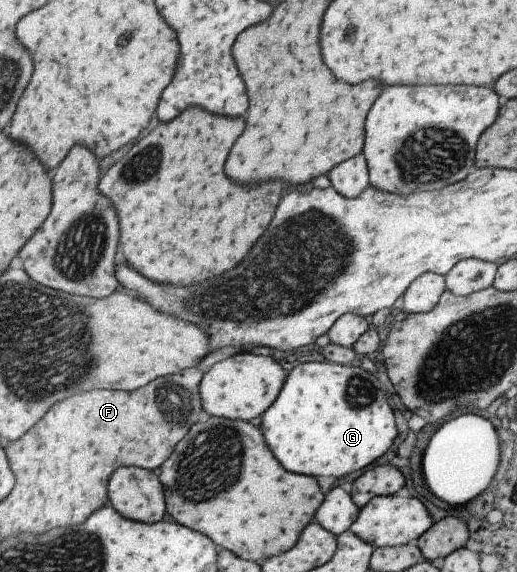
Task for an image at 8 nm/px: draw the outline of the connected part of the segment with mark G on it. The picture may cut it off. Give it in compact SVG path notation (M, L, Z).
M326 360L322 363L307 362L290 367L285 386L277 401L264 414L260 427L284 470L312 478L342 478L370 466L392 446L394 436L398 434L394 428L392 410L386 402L386 391L377 374L362 369L358 364L339 365Z

